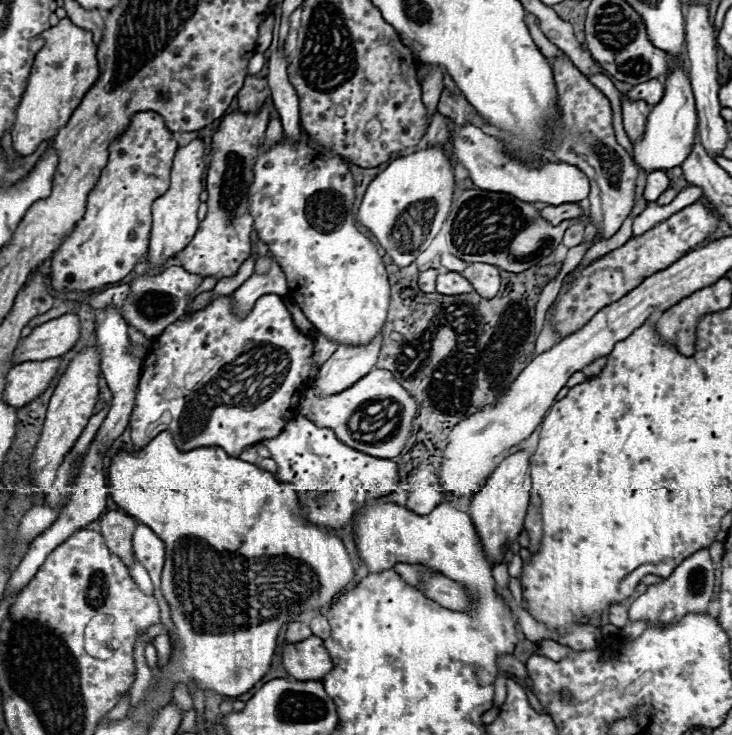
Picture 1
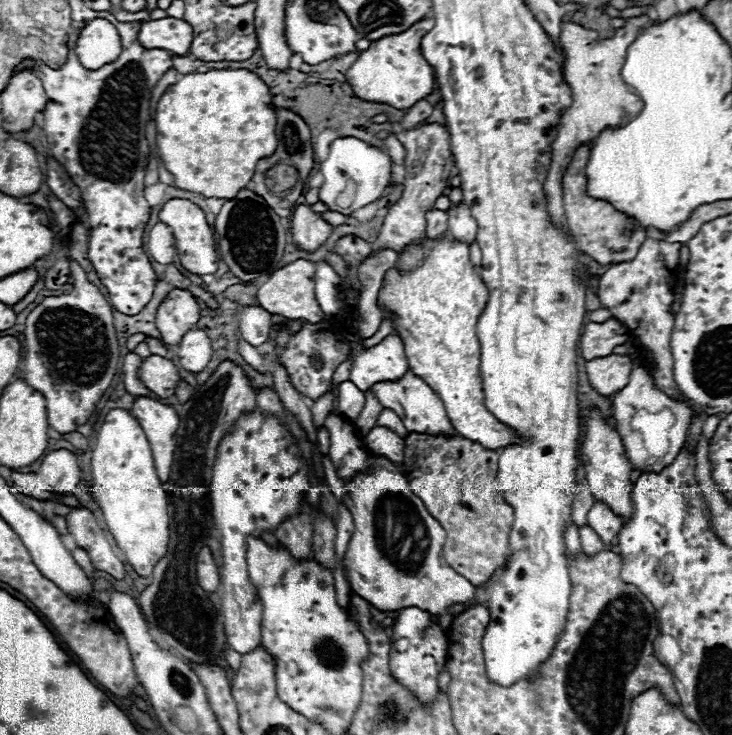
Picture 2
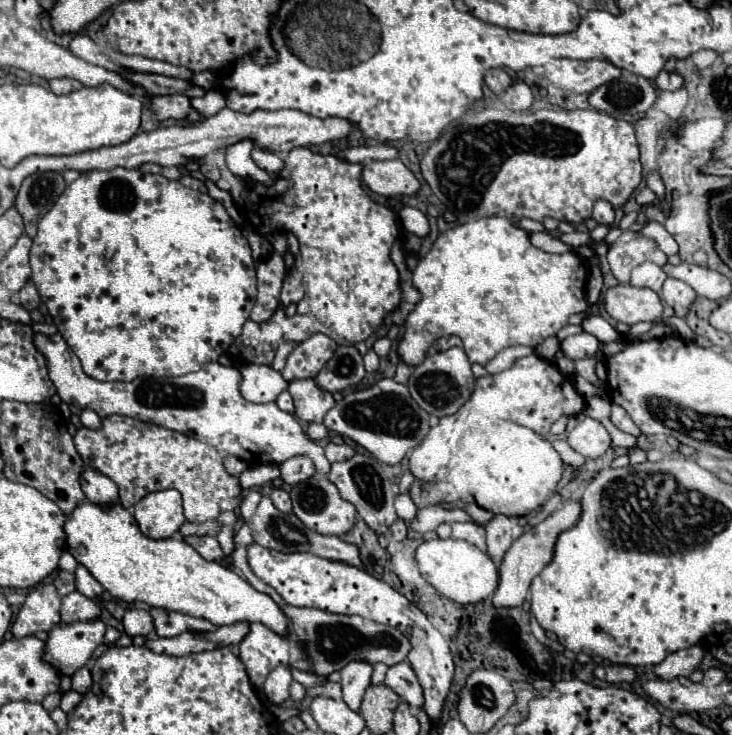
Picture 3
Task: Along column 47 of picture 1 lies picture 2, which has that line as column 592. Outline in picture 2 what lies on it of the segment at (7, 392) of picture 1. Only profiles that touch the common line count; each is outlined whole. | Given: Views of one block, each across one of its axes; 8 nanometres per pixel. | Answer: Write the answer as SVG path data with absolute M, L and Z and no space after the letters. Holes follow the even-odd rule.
M610 354L610 356L594 358L594 360L586 362L588 382L600 396L610 396L616 390L624 388L628 382L630 370L632 370L630 356Z

